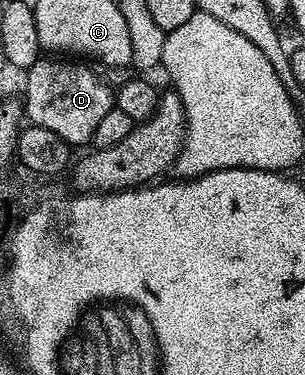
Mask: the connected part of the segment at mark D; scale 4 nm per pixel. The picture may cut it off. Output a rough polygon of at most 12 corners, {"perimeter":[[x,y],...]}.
{"perimeter":[[73,59],[24,74],[25,117],[88,146],[115,108],[100,72]]}

